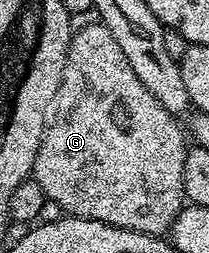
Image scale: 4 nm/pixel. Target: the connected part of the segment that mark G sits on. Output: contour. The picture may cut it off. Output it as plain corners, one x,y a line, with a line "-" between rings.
85,26
70,37
65,71
37,149
32,181
37,182
46,199
59,204
66,215
99,220
115,228
144,234
164,235
187,202
183,188
187,134
182,123
180,126
177,122
180,121
143,88
143,80
135,76
135,68
127,64
123,48
115,44
115,36
111,36
107,27

